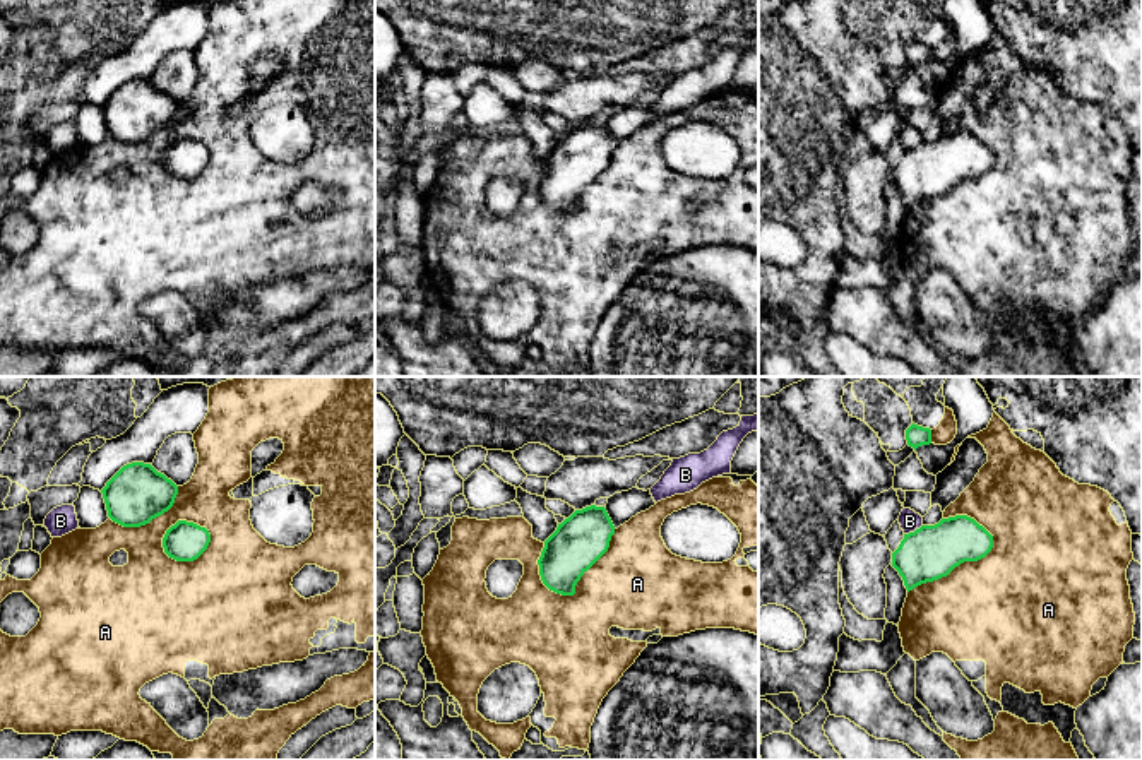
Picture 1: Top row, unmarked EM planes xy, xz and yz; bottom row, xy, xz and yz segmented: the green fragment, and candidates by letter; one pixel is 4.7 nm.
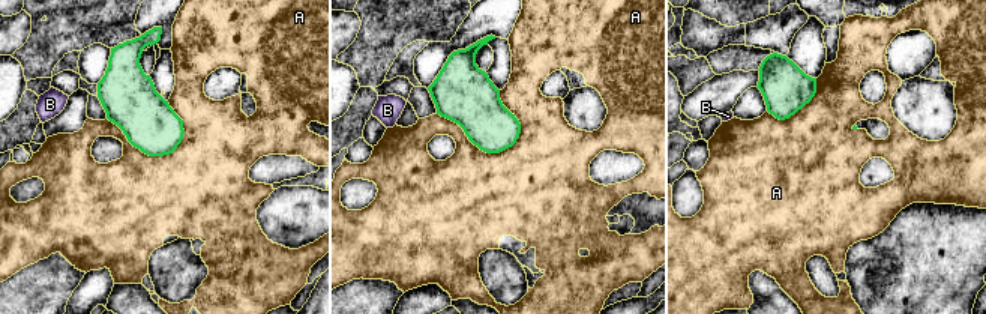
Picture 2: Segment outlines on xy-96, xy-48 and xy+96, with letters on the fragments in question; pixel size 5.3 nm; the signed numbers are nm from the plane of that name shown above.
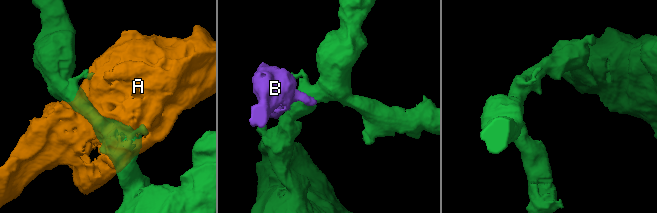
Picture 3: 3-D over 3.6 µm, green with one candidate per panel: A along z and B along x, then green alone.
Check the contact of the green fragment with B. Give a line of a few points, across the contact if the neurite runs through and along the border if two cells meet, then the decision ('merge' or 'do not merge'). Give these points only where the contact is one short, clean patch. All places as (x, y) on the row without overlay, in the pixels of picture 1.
yz (921, 141), (904, 151) | do not merge

